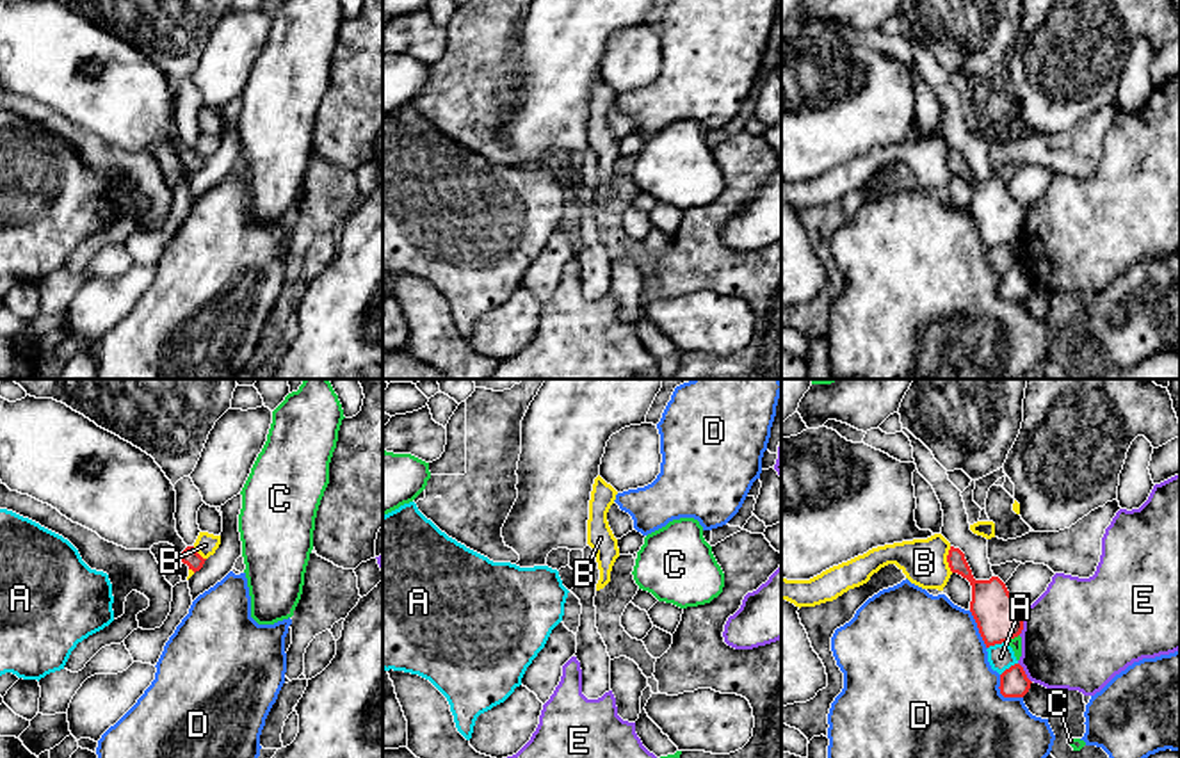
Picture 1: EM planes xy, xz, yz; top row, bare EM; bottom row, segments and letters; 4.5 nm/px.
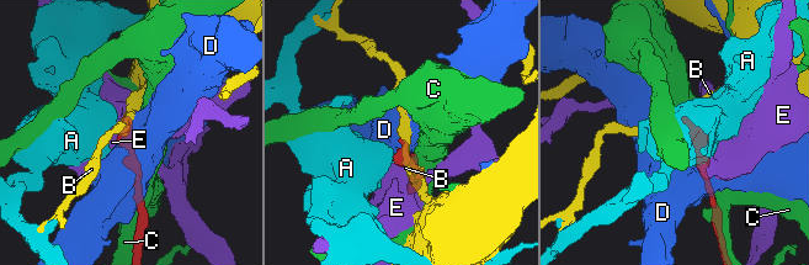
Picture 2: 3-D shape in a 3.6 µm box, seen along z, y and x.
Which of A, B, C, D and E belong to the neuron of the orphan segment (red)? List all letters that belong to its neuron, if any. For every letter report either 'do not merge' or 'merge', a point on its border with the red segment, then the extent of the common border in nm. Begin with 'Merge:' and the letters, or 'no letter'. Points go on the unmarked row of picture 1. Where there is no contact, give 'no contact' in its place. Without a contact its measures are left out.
Merge: no letter
A: do not merge | yz (997, 244) | 100 nm
B: do not merge | yz (947, 161) | 120 nm
C: do not merge | yz (1013, 239) | 70 nm
D: do not merge | yz (1002, 296) | 160 nm
E: do not merge | yz (1022, 223) | 130 nm

